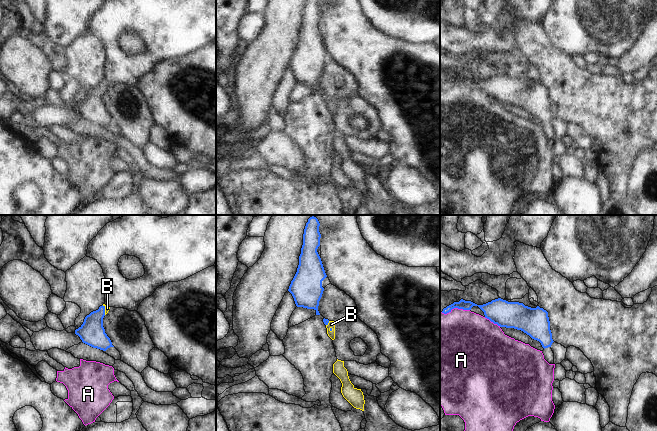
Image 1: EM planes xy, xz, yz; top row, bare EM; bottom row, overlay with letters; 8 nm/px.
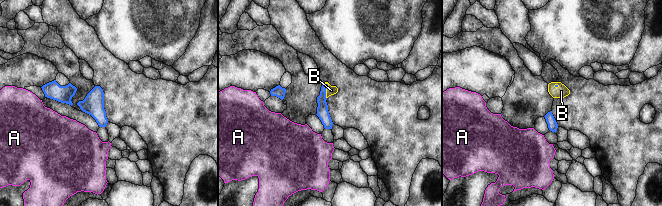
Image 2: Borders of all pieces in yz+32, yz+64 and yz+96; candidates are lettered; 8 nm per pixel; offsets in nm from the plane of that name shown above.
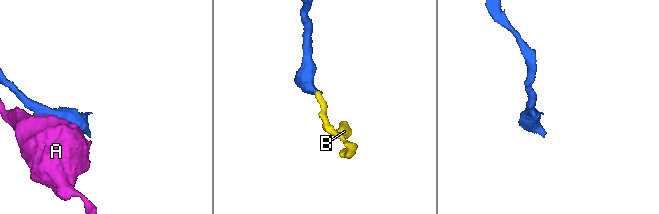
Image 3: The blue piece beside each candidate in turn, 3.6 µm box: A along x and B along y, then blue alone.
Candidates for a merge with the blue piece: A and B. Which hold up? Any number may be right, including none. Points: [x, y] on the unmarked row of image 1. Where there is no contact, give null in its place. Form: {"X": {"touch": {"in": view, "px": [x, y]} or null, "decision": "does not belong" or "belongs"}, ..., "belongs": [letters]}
{"A": {"touch": {"in": "yz", "px": [492, 97]}, "decision": "does not belong"}, "B": {"touch": {"in": "xy", "px": [104, 86]}, "decision": "belongs"}, "belongs": ["B"]}

